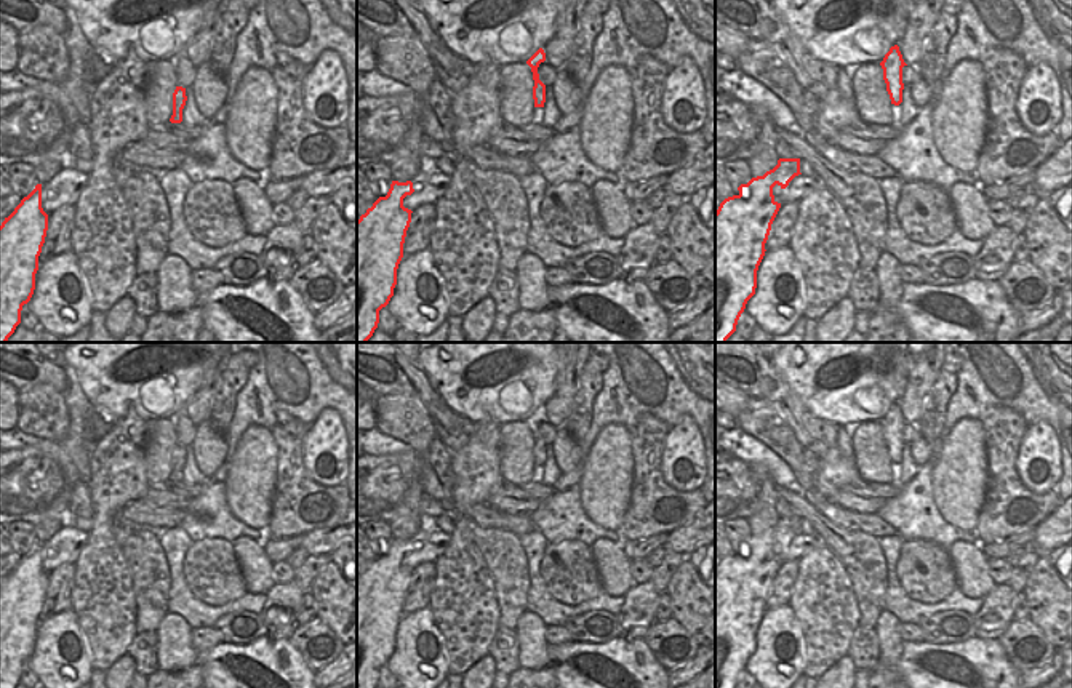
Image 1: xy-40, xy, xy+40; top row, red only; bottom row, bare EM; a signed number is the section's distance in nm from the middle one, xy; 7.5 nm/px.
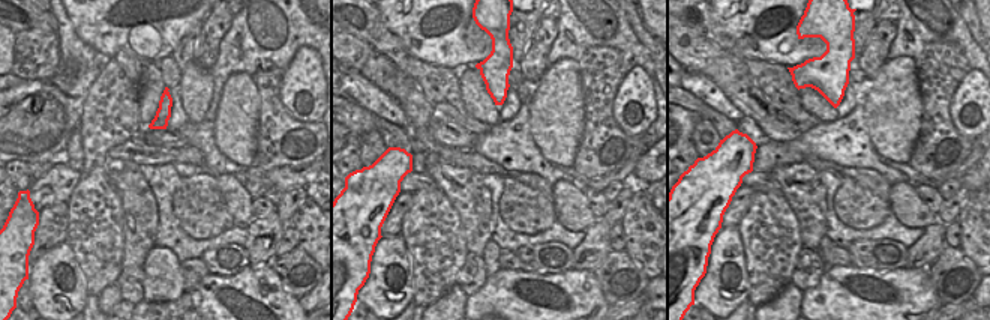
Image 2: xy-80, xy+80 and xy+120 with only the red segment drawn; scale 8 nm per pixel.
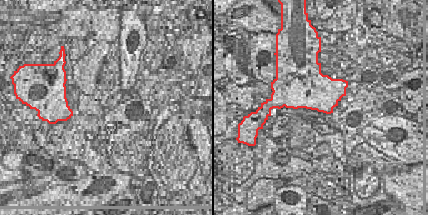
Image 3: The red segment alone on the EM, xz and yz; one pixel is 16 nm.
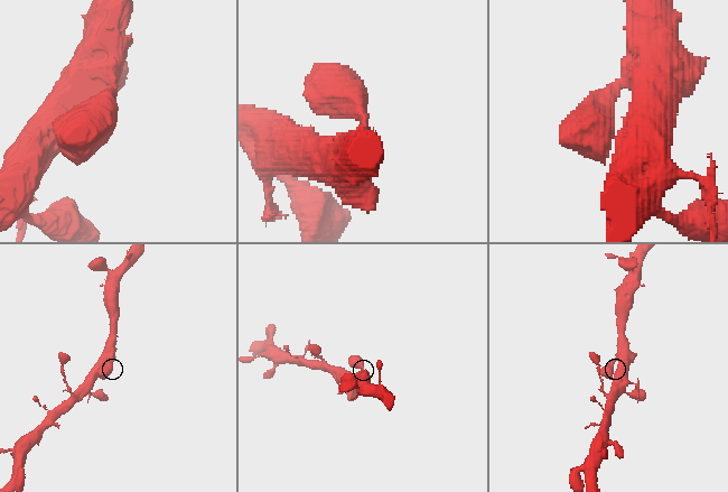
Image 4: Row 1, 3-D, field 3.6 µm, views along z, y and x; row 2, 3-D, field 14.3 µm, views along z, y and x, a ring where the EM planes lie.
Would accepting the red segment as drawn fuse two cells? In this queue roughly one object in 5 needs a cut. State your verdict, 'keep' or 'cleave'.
keep

